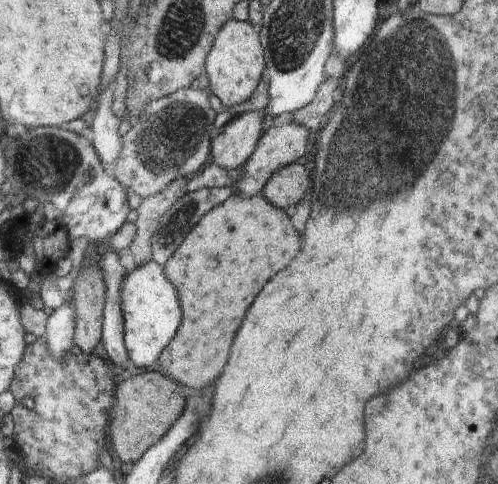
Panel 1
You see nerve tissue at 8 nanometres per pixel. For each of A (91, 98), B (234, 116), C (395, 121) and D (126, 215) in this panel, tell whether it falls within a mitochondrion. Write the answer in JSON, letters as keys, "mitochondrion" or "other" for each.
{"A":"other","B":"other","C":"mitochondrion","D":"other"}

